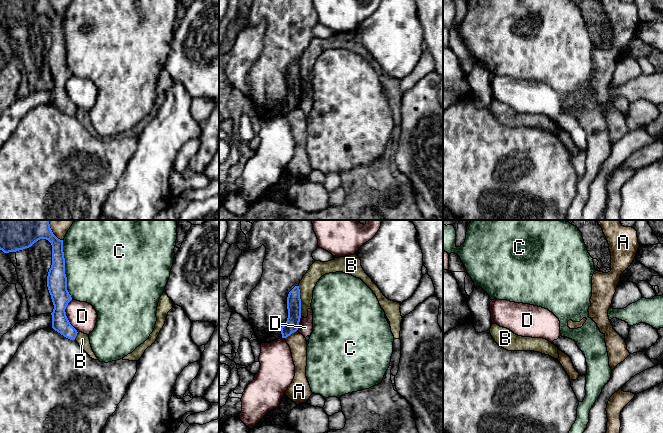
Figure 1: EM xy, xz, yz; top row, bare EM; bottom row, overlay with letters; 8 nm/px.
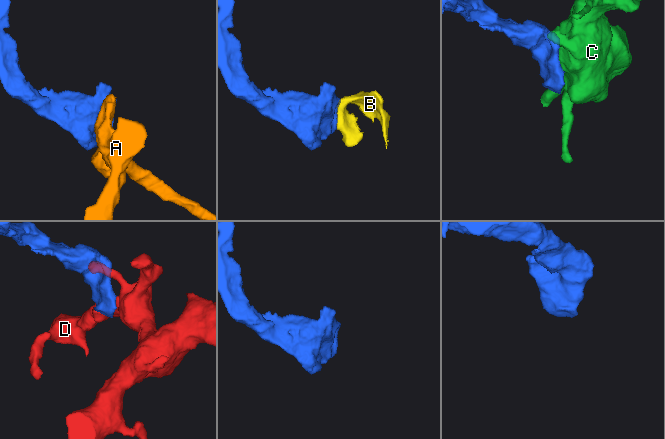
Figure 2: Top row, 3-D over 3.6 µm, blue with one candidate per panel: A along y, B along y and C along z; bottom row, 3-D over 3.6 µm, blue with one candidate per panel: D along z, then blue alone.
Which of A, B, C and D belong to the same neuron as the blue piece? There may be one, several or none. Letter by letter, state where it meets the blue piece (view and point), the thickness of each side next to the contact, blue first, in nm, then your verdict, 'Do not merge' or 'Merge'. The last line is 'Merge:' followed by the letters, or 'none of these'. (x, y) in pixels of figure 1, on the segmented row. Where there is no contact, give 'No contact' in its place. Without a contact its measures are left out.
A: Touches blue at xz (290, 334). Thickness 110 nm (blue) against 150 nm. Do not merge
B: Touches blue at xz (300, 300). Thickness 110 nm (blue) against 120 nm. Do not merge
C: Touches blue at xy (64, 269). Thickness 160 nm (blue) against 500 nm. Do not merge
D: Touches blue at xy (66, 316). Thickness 150 nm (blue) against 220 nm. Do not merge
Merge: none of these

